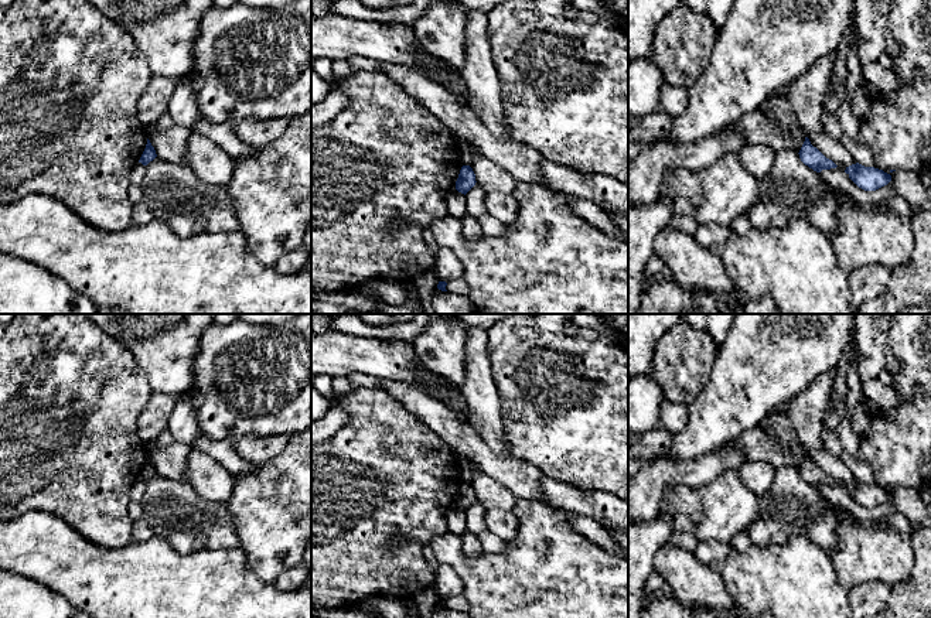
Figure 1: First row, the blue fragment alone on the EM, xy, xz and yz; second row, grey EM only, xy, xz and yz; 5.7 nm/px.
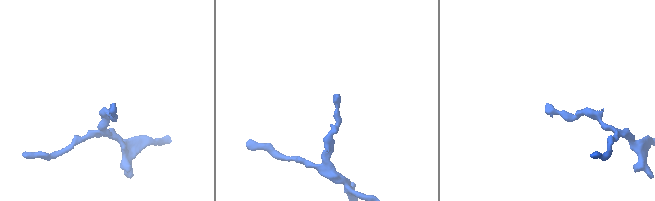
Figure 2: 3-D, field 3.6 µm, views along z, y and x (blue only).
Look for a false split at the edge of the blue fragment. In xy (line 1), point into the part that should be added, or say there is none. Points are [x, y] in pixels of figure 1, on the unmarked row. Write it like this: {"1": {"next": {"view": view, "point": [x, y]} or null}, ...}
{"1": {"next": null}}

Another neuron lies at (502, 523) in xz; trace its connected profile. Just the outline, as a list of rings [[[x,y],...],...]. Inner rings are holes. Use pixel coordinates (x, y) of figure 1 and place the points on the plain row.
[[[490,509],[485,511],[485,525],[487,530],[508,542],[515,537],[519,522],[514,512]]]

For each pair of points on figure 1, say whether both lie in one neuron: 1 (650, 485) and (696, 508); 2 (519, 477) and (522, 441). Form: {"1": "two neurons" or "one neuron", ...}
{"1": "two neurons", "2": "two neurons"}

